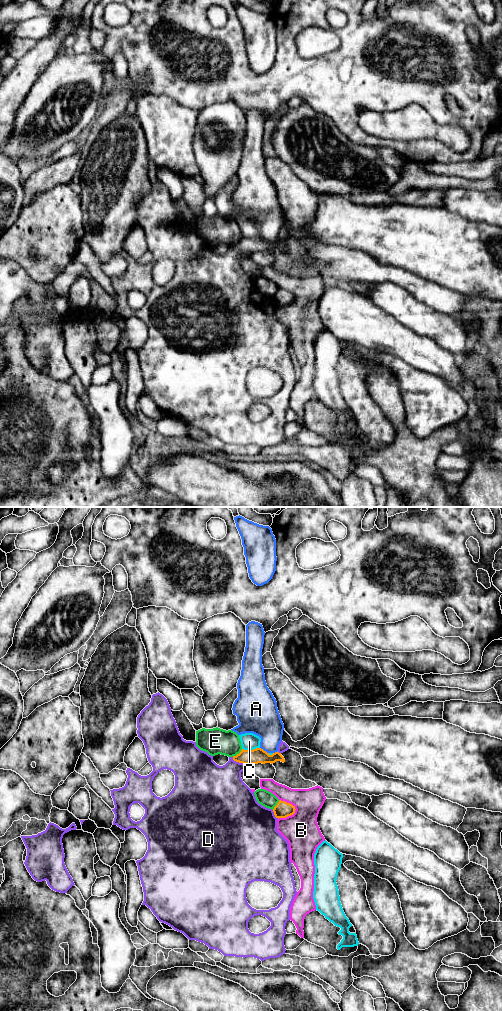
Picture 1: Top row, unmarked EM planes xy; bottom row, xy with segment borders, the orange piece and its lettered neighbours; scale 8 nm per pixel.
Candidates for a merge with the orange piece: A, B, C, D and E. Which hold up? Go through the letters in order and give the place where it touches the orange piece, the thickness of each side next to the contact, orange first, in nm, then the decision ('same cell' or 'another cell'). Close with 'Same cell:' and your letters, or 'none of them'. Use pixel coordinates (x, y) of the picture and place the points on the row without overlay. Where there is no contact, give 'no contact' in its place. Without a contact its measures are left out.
A: meets orange in xy at (263, 238); 120 nm thick on the orange side, 280 nm on the other; another cell
B: meets orange in xy at (289, 303); 130 nm thick on the orange side, 280 nm on the other; another cell
C: meets orange in xy at (250, 238); 120 nm thick on the orange side, 140 nm on the other; another cell
D: meets orange in xy at (240, 250); 120 nm thick on the orange side, 340 nm on the other; another cell
E: meets orange in xy at (237, 242); 120 nm thick on the orange side, 220 nm on the other; another cell
Same cell: none of them

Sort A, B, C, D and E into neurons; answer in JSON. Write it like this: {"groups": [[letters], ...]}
{"groups": [["A", "C"], ["B"], ["D"], ["E"]]}

